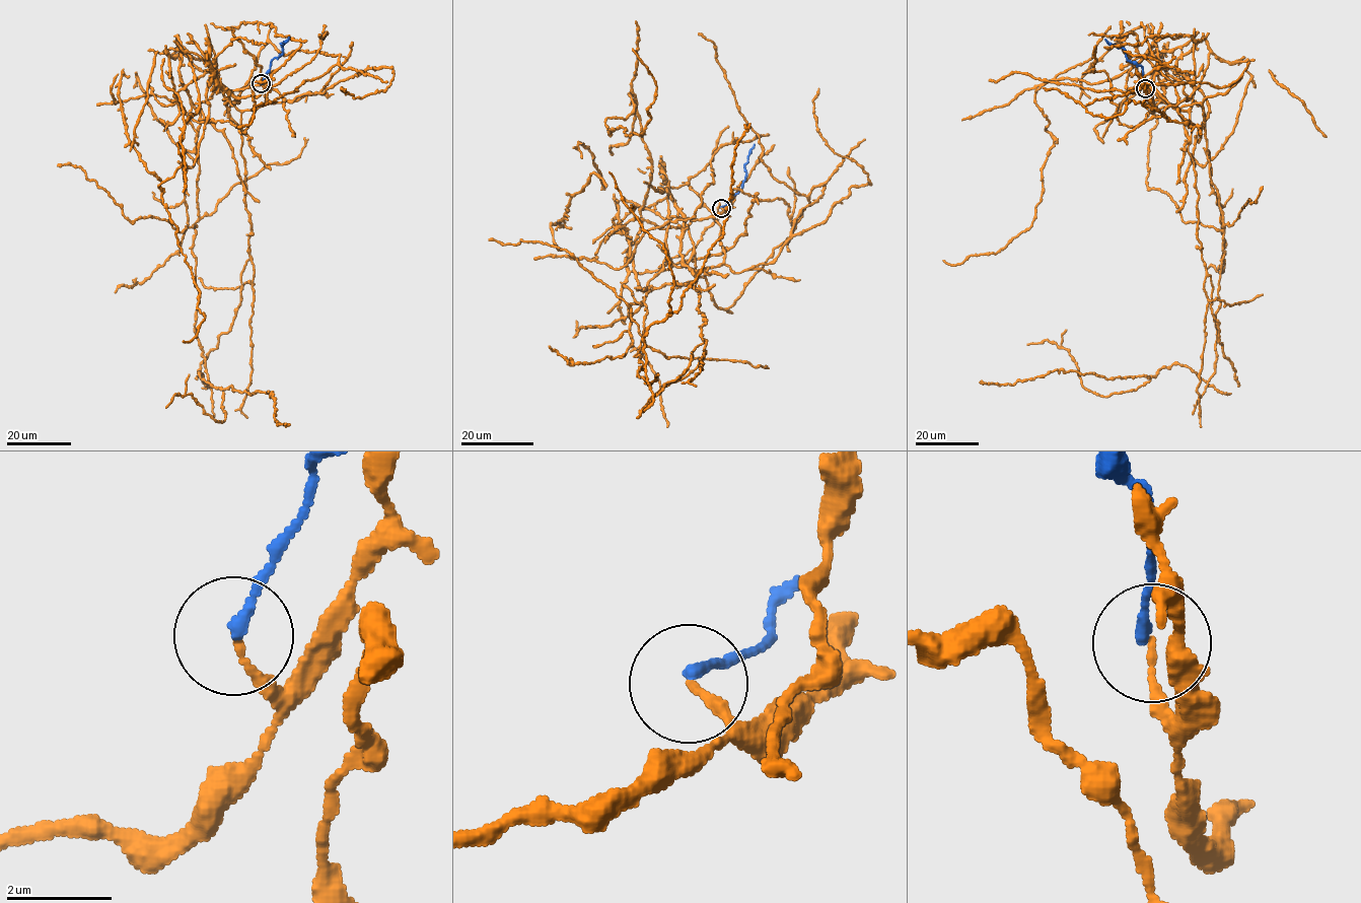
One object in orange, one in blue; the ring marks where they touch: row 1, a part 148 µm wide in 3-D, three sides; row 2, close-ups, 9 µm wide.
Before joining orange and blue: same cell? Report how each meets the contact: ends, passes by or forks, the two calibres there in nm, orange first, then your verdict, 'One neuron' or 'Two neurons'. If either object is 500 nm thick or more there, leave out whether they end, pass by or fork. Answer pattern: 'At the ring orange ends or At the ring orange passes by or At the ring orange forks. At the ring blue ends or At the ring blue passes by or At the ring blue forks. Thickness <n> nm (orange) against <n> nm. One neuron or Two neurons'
At the ring orange ends. At the ring blue ends. Thickness 120 nm (orange) against 220 nm. Two neurons

